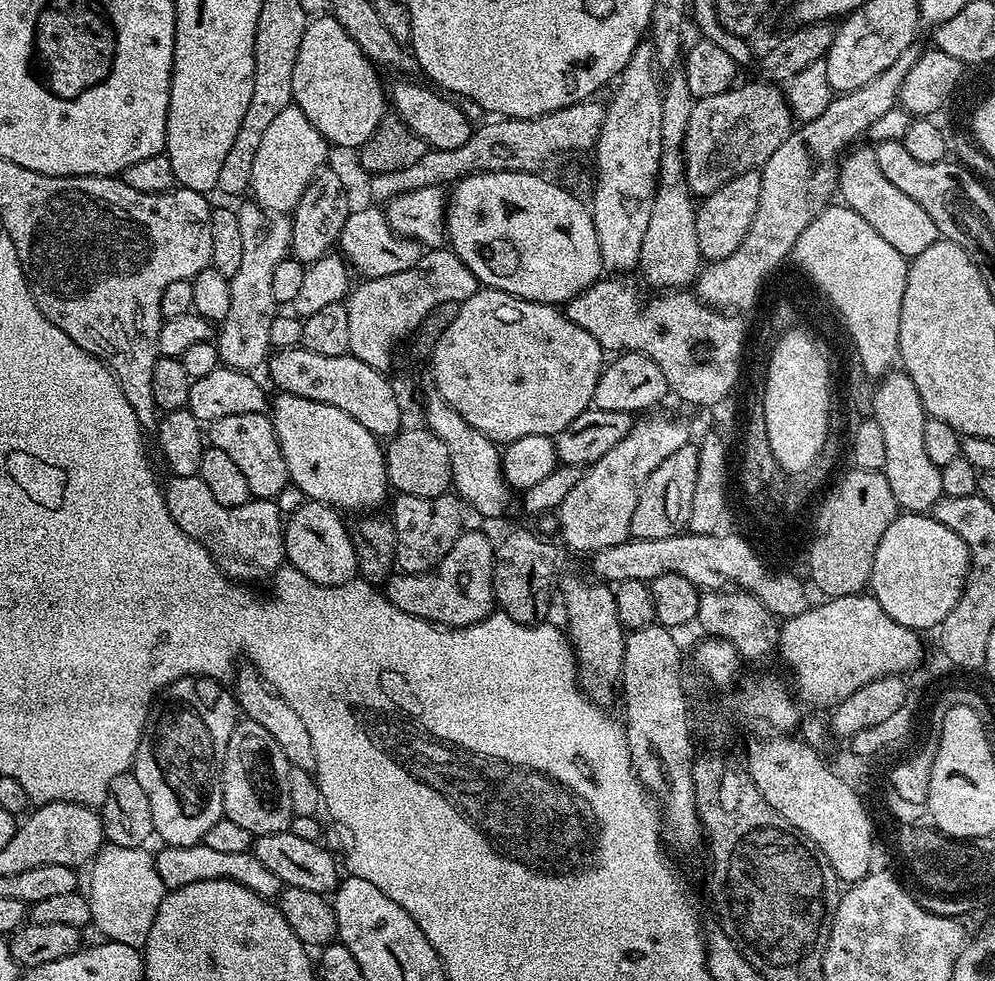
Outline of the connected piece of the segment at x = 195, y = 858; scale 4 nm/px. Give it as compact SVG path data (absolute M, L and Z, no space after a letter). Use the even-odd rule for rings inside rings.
M203 842L189 848L161 847L161 852L154 857L154 863L158 874L162 878L165 889L181 888L187 884L193 884L199 880L233 880L256 894L263 900L275 901L282 894L286 885L251 851L242 854L222 854L218 850L210 850Z

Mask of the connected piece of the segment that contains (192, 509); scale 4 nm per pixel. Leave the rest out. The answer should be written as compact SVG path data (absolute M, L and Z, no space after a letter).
M199 474L194 476L169 475L167 479L168 485L165 483L162 491L164 505L170 510L170 518L186 535L194 538L212 553L212 559L219 564L220 571L225 576L236 582L248 582L244 580L252 580L255 576L268 578L285 563L284 526L286 520L279 506L276 505L275 499L257 500L253 498L242 506L227 508L226 506L218 506L218 502L214 502L214 494L204 491L204 483Z

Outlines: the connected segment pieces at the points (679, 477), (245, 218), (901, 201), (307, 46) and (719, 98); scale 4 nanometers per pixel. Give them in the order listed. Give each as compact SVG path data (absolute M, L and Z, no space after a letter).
M685 446L674 450L662 466L658 466L646 478L638 494L638 506L634 506L634 518L630 518L630 536L633 540L665 540L681 535L687 529L694 506L694 490L698 486L699 451Z
M255 202L238 208L242 226L242 262L238 274L230 277L230 310L218 324L218 347L223 367L251 373L265 363L272 343L272 320L278 315L278 303L271 289L274 268L289 255L292 246L292 222L284 214L266 214Z
M867 147L857 152L849 151L843 157L838 168L839 199L844 199L841 201L847 207L866 218L866 222L870 222L870 226L874 226L874 230L878 230L878 234L882 234L882 238L886 238L886 242L898 250L898 254L914 258L938 239L934 222L930 222L930 214L926 214L926 210L922 210L914 198L906 198L898 186L888 181L886 174L882 174L882 166L878 166L875 147Z
M317 15L306 34L302 34L298 62L294 62L295 107L310 118L329 145L359 150L386 116L386 88L380 85L375 71L363 50L333 15Z
M755 82L733 86L727 92L702 96L690 108L690 126L684 139L684 178L688 181L688 189L693 197L703 198L718 190L726 182L738 178L738 174L755 172L763 169L764 164L786 142L786 138L794 131L794 117L788 107L785 93L775 83Z

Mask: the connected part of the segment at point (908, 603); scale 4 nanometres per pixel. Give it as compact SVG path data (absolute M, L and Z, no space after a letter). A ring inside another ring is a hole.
M900 514L882 534L882 542L878 542L878 554L874 554L874 570L870 581L871 595L898 622L907 628L925 630L924 628L935 629L954 610L954 606L960 597L960 591L964 588L964 577L968 575L968 548L946 526L942 526L936 520L933 520L928 514Z

